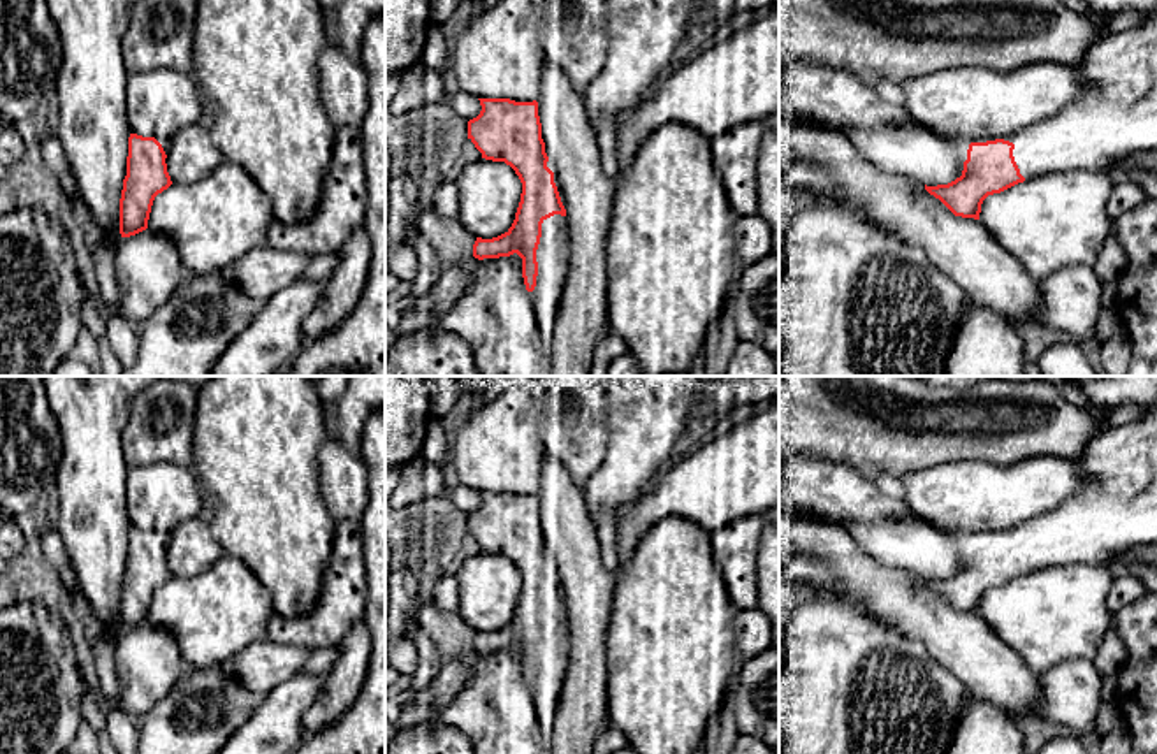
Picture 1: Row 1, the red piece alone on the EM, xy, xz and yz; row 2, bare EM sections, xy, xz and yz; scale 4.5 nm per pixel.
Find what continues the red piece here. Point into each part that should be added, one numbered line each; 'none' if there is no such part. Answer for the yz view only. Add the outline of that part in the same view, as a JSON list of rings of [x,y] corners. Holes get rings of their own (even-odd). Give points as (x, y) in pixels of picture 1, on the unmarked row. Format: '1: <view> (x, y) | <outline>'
1: yz (1119, 512) | [[[1157,408],[1136,424],[1108,427],[1076,464],[1094,478],[1083,494],[1001,531],[1015,538],[1013,550],[1025,573],[1071,562],[1106,566],[1136,547],[1157,543]]]

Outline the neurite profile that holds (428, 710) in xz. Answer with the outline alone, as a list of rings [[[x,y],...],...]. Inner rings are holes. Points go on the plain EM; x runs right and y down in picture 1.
[[[429,694],[420,696],[418,700],[418,707],[417,712],[413,714],[413,719],[420,719],[424,722],[429,724],[440,724],[440,712],[445,708],[447,705],[441,705],[438,700],[434,700]]]

